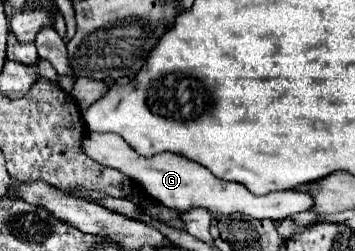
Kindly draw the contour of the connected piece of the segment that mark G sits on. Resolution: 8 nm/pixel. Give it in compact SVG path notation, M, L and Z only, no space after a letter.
M87 132L87 136L83 136L83 150L87 150L87 156L91 160L123 172L123 174L131 176L131 180L139 180L143 184L145 192L153 200L159 200L163 206L179 210L179 212L185 212L193 206L201 206L201 208L209 210L213 218L231 216L231 214L239 212L239 214L245 214L245 216L251 216L251 218L257 218L257 220L263 220L263 218L283 220L283 218L289 218L293 214L299 214L299 212L305 212L305 210L313 208L313 198L305 190L281 190L281 192L255 196L243 184L219 180L217 176L213 176L201 164L195 164L195 162L191 162L191 160L187 160L179 154L161 152L161 154L155 154L155 156L149 156L149 158L139 156L117 134Z

